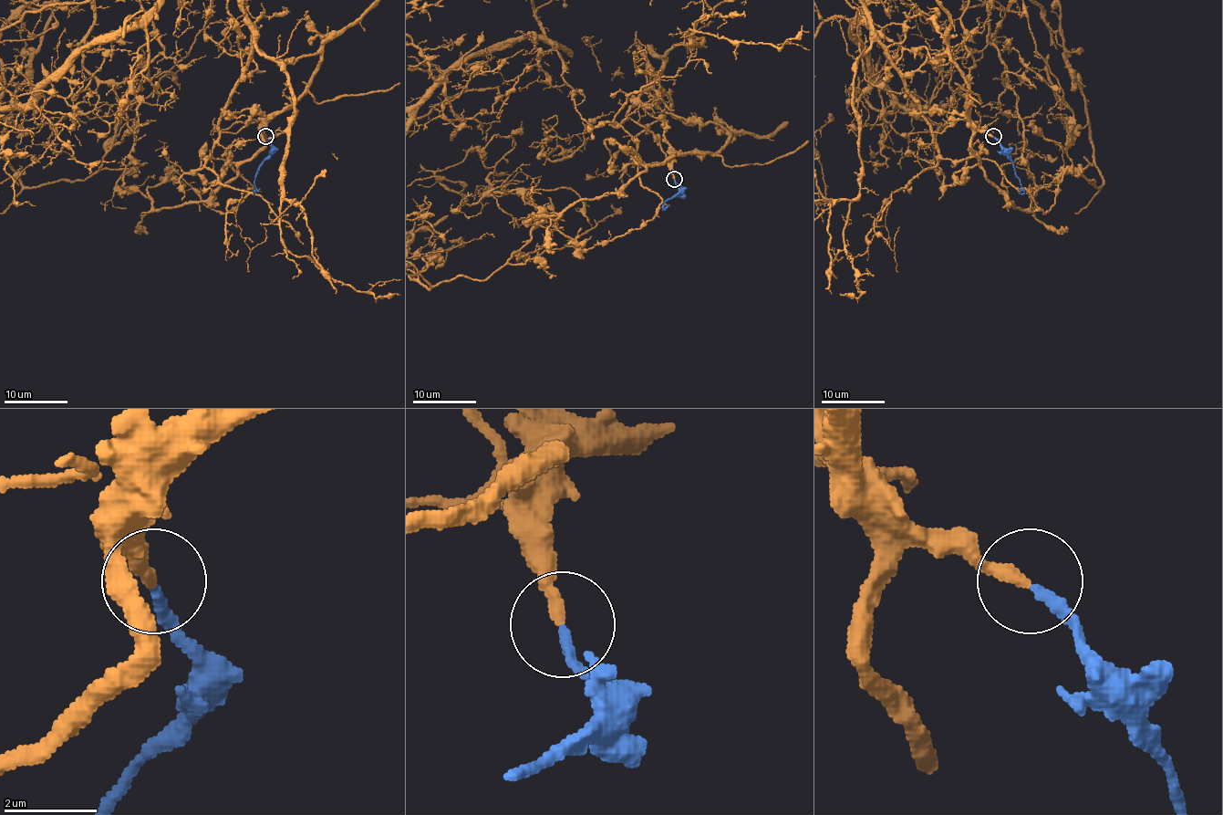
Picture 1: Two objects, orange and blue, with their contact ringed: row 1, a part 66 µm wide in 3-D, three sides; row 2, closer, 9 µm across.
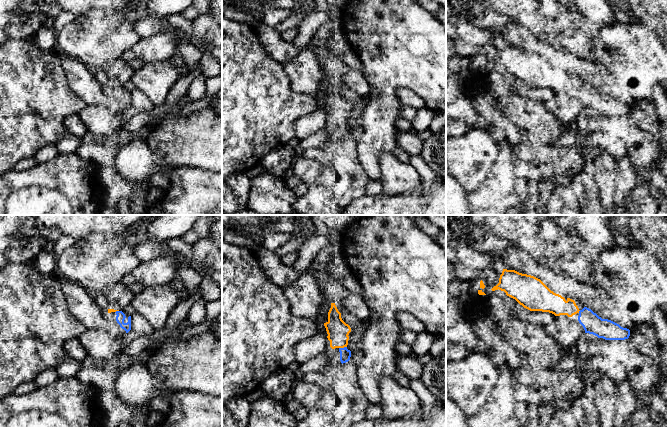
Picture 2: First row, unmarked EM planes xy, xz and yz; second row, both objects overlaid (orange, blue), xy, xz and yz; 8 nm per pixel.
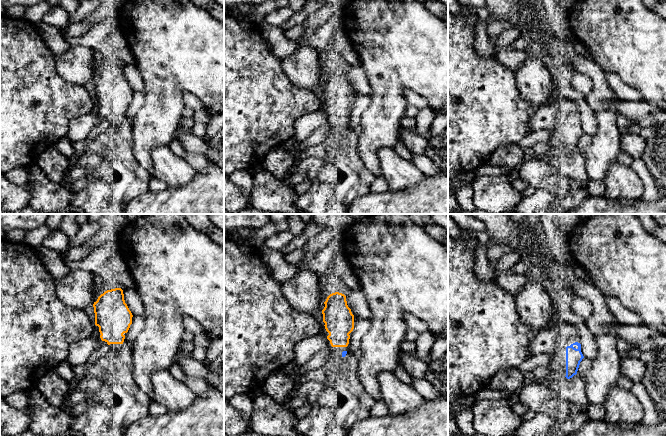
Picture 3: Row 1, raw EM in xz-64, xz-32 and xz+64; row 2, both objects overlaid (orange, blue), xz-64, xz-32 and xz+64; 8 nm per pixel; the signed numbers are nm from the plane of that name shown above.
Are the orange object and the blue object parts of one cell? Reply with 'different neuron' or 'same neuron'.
same neuron

